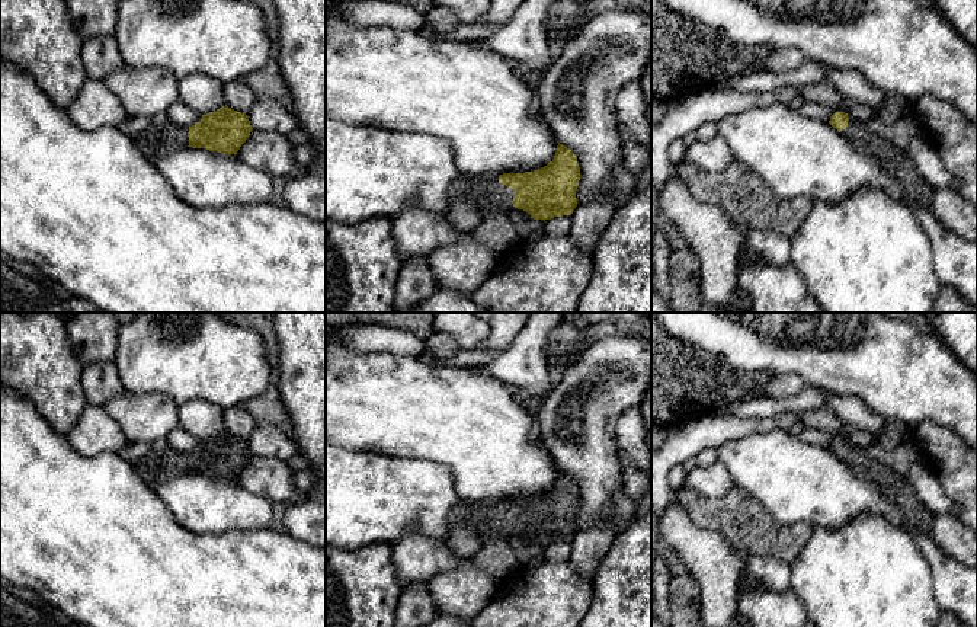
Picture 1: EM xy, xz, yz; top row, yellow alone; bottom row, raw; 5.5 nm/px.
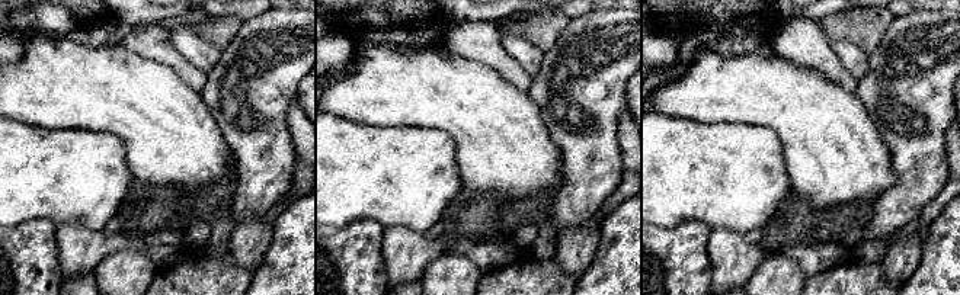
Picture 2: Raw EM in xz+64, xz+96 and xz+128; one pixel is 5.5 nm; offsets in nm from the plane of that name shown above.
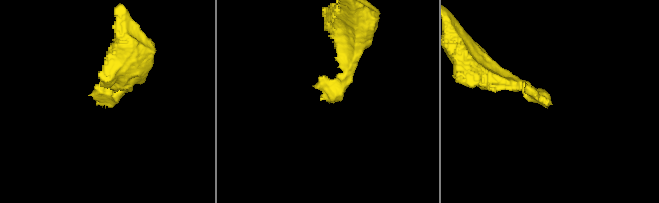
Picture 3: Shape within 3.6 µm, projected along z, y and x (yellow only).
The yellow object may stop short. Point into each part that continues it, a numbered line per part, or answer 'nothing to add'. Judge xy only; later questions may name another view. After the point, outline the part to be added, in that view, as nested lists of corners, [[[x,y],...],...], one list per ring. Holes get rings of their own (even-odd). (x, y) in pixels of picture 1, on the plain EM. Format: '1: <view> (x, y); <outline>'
1: xy (154, 469); [[[170,448],[167,452],[150,452],[134,466],[137,473],[153,489],[161,482],[170,480],[189,471],[189,454]]]

